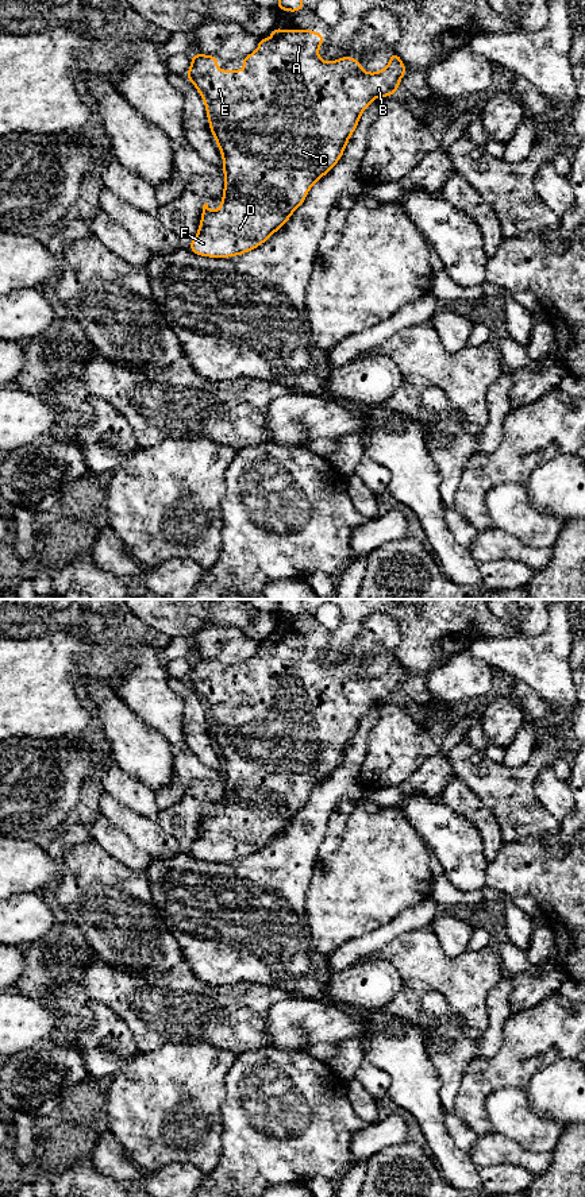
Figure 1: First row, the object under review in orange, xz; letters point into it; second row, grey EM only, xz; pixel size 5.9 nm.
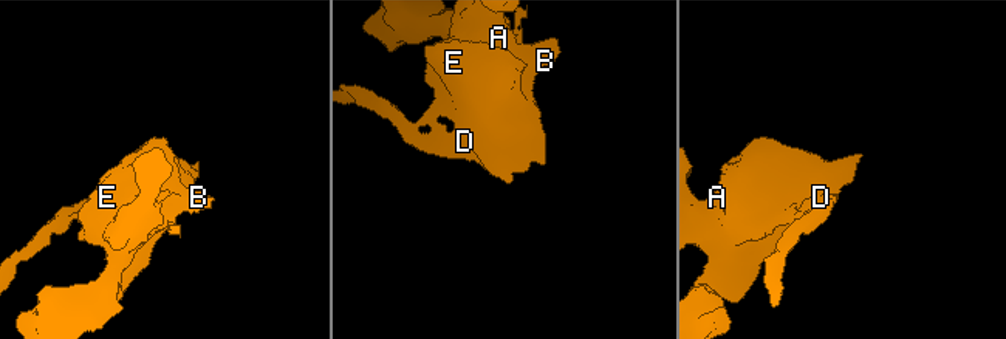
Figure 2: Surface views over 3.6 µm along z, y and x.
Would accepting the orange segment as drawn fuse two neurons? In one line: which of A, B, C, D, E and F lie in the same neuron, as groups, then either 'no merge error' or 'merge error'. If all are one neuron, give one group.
groups A B C D E F; no merge error

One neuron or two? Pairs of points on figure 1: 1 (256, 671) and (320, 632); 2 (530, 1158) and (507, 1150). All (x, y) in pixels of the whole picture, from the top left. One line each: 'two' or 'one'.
1: one
2: one

